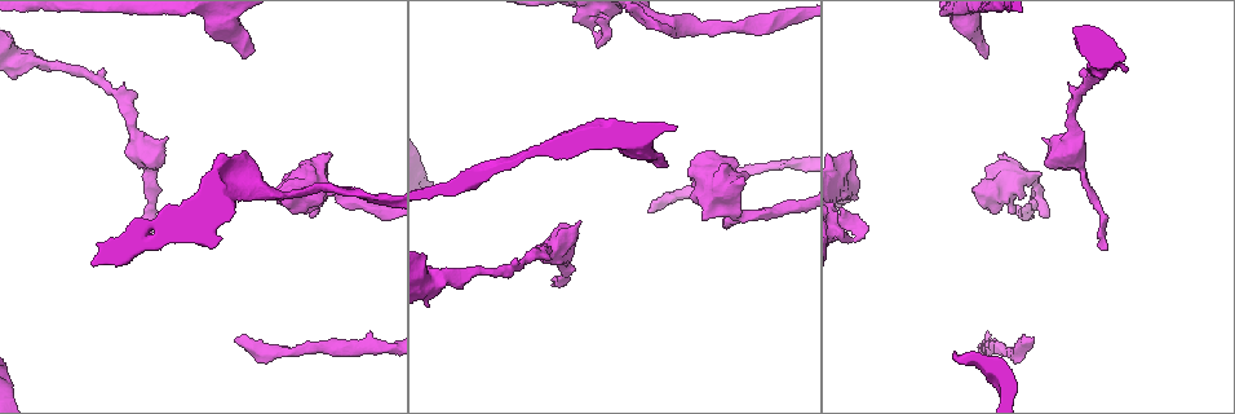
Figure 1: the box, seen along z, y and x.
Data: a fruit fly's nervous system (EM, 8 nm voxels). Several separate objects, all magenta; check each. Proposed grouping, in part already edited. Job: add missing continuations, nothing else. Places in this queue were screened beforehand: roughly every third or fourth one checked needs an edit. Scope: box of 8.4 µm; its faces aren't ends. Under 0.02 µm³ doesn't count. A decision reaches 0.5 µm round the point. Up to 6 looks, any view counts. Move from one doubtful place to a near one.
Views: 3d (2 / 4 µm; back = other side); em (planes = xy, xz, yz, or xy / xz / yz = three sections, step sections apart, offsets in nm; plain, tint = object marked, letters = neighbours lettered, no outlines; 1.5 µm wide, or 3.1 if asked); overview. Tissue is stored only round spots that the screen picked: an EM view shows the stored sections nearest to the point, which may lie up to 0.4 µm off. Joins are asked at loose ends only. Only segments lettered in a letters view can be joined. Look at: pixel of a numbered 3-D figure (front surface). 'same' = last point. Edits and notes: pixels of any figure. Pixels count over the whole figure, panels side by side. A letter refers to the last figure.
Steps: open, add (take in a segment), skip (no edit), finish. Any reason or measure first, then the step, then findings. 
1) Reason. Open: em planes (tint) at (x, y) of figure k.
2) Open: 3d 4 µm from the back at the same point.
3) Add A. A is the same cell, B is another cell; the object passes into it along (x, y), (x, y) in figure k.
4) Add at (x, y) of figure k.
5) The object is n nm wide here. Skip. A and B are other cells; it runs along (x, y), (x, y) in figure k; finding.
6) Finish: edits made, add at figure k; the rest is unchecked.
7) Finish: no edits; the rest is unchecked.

Free end. Open: em planes (tint) at (1105, 250) of figure 1.

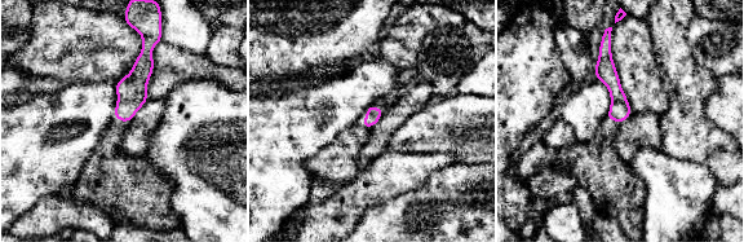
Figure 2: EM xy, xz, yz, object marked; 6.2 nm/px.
Open: em planes (letters) at the same point.

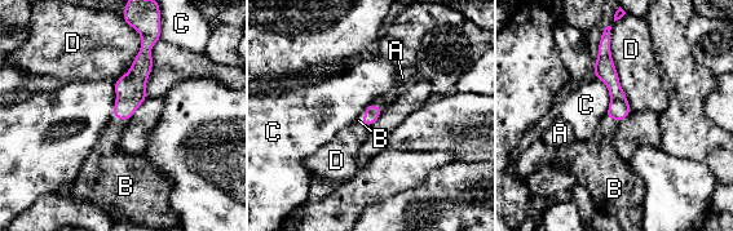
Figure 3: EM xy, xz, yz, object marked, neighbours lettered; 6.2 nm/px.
The object is 90 nm wide here. Add B. B is the same cell, A, C and D are other cells; the object passes into it along (129, 88), (119, 119), (106, 156) in figure 3; it goes on there.

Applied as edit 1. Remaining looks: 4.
An open end. Open: em xz step 8 (tint) at (987, 59) of figure 1.

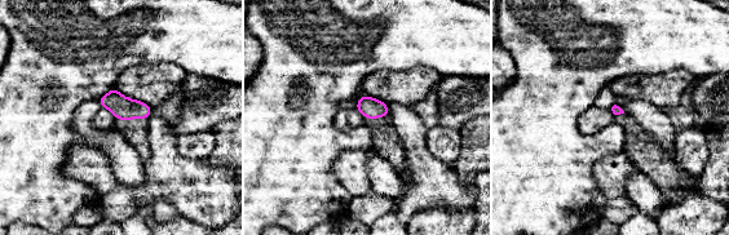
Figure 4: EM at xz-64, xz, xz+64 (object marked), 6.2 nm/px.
Open: em planes (letters) at the same point.

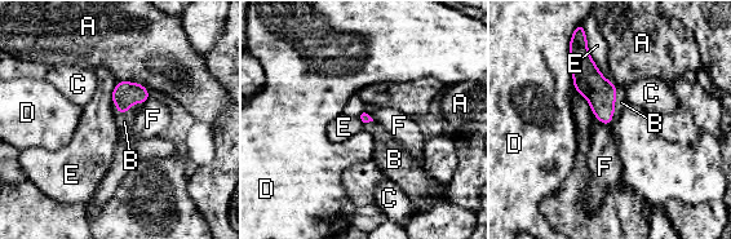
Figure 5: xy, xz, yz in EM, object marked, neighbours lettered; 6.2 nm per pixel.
Add B. B is the same cell, A, C, D, E and F are other cells; the object passes into it along (125, 92), (127, 110), (124, 122) in figure 5; the neuron continues.

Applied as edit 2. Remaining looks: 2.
An open end. Open: em planes (letters) at (1032, 344) of figure 1.

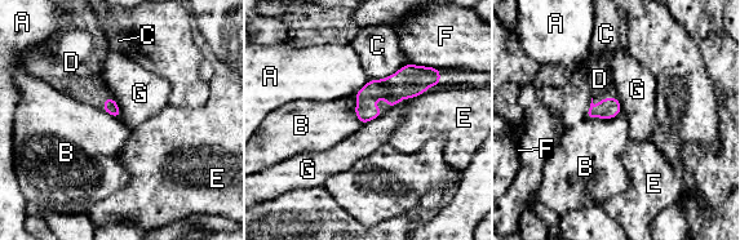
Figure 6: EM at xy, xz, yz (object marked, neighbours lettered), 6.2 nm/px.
Add D. D is the same cell, A, B, C, E, F and G are other cells; the object passes into it along (110, 106), (105, 102), (78, 72) in figure 6; it goes on there.

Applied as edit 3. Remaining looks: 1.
Finish: edits made, add at figure 3, add at figure 5, add at figure 6; the rest is unchecked.

